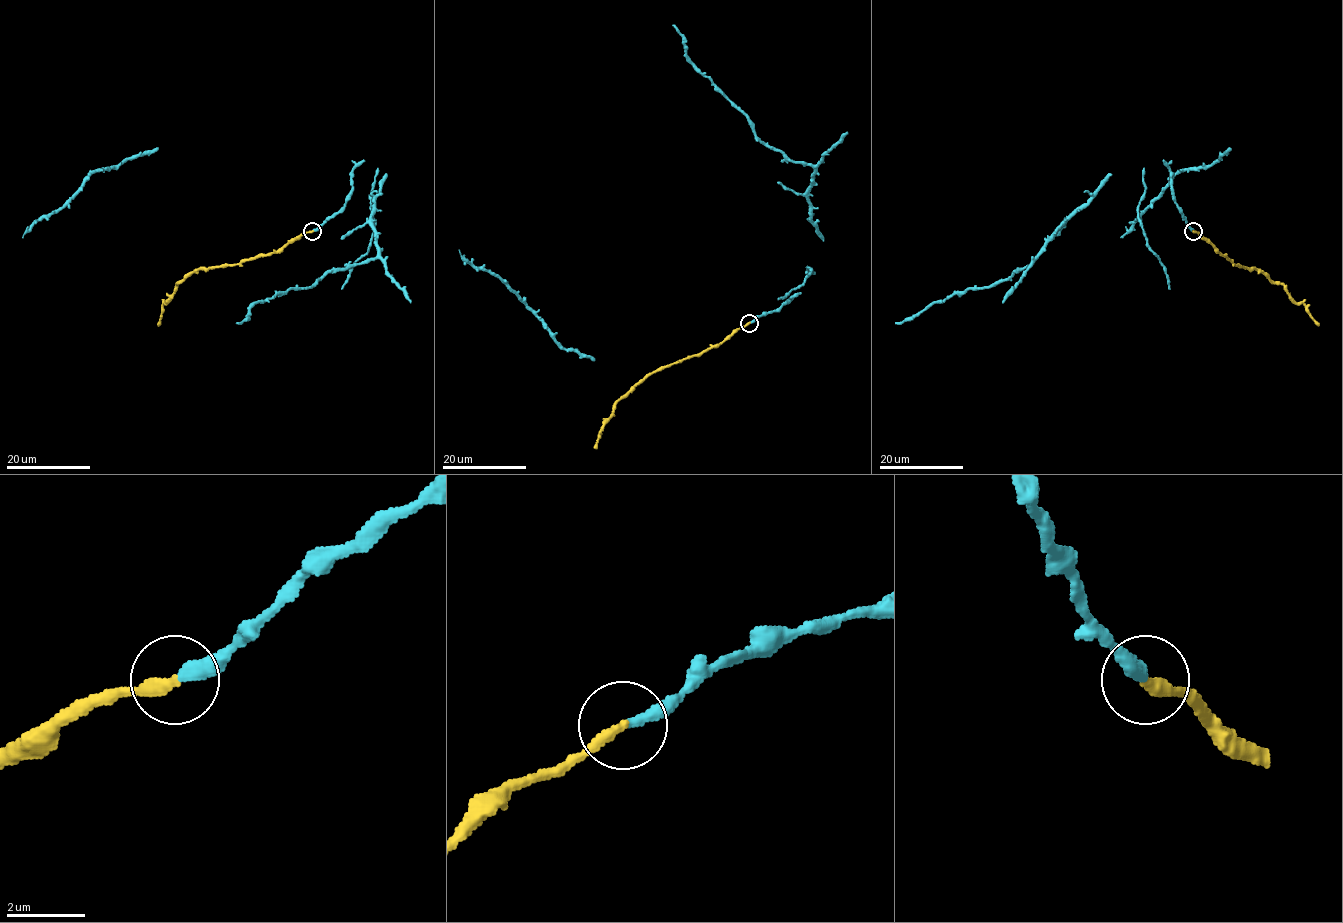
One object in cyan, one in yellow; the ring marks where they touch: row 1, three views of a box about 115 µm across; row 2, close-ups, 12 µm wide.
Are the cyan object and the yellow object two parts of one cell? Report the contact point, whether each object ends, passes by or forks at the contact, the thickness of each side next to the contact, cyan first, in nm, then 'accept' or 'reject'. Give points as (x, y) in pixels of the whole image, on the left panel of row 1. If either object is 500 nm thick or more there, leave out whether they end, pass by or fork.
place (312, 231); cyan ends; yellow ends; calibres 340 and 320 nm; accept

